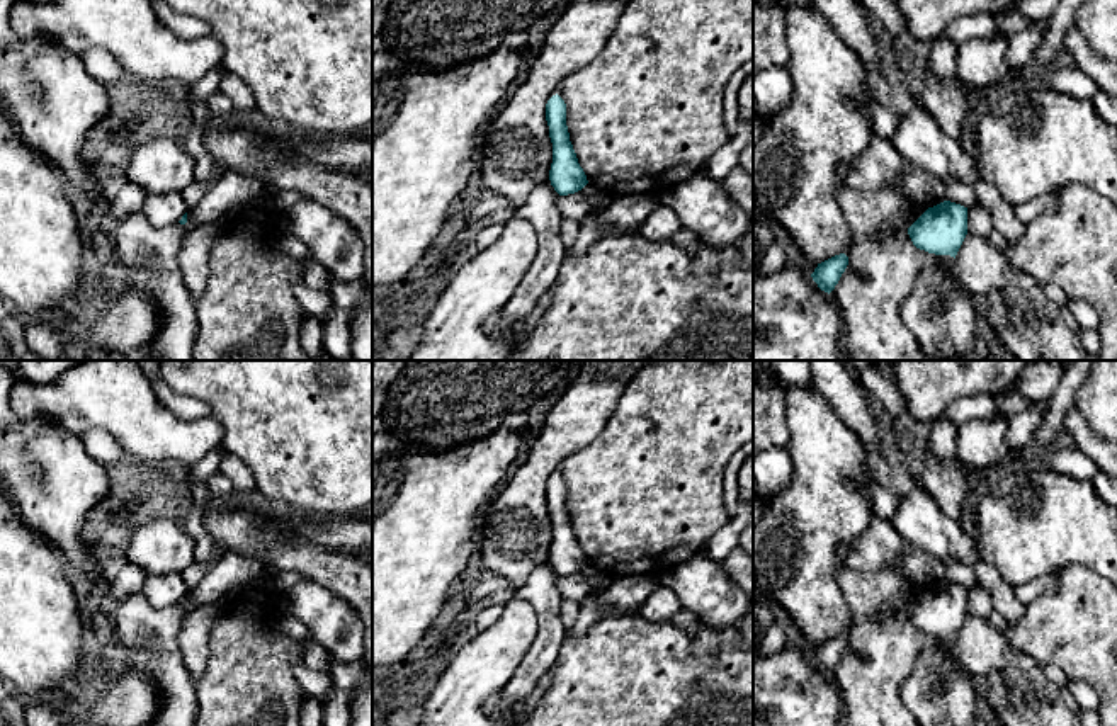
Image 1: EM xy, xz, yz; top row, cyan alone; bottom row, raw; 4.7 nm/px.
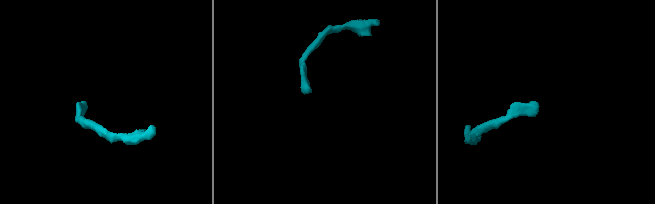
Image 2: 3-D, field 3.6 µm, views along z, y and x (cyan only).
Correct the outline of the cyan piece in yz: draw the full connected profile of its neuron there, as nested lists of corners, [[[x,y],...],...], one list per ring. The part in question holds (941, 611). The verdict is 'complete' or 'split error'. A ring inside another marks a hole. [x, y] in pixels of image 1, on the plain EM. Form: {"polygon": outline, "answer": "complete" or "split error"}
{"polygon": [[[950,581],[928,588],[908,609],[908,615],[916,629],[955,639],[967,615],[967,588]]], "answer": "complete"}

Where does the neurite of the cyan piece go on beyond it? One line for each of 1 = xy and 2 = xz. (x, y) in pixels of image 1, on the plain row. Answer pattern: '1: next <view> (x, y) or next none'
1: next none
2: next none

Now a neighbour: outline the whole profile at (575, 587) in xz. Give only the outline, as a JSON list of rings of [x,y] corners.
[[[588,563],[581,571],[575,575],[558,576],[558,592],[563,598],[581,604],[590,595],[592,583],[598,576],[604,576],[604,573]]]

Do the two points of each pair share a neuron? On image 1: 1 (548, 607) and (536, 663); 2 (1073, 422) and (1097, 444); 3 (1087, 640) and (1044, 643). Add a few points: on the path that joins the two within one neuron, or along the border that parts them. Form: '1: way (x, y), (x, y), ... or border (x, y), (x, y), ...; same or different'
1: way (548, 621), (548, 643), (544, 650); same
2: way (1078, 427), (1092, 441); same
3: way (1077, 640), (1054, 640); same

